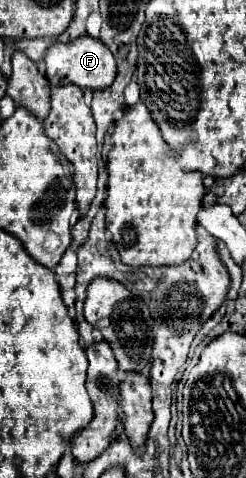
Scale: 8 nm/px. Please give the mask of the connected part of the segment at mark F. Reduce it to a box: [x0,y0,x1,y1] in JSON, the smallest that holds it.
[45,35,117,89]

